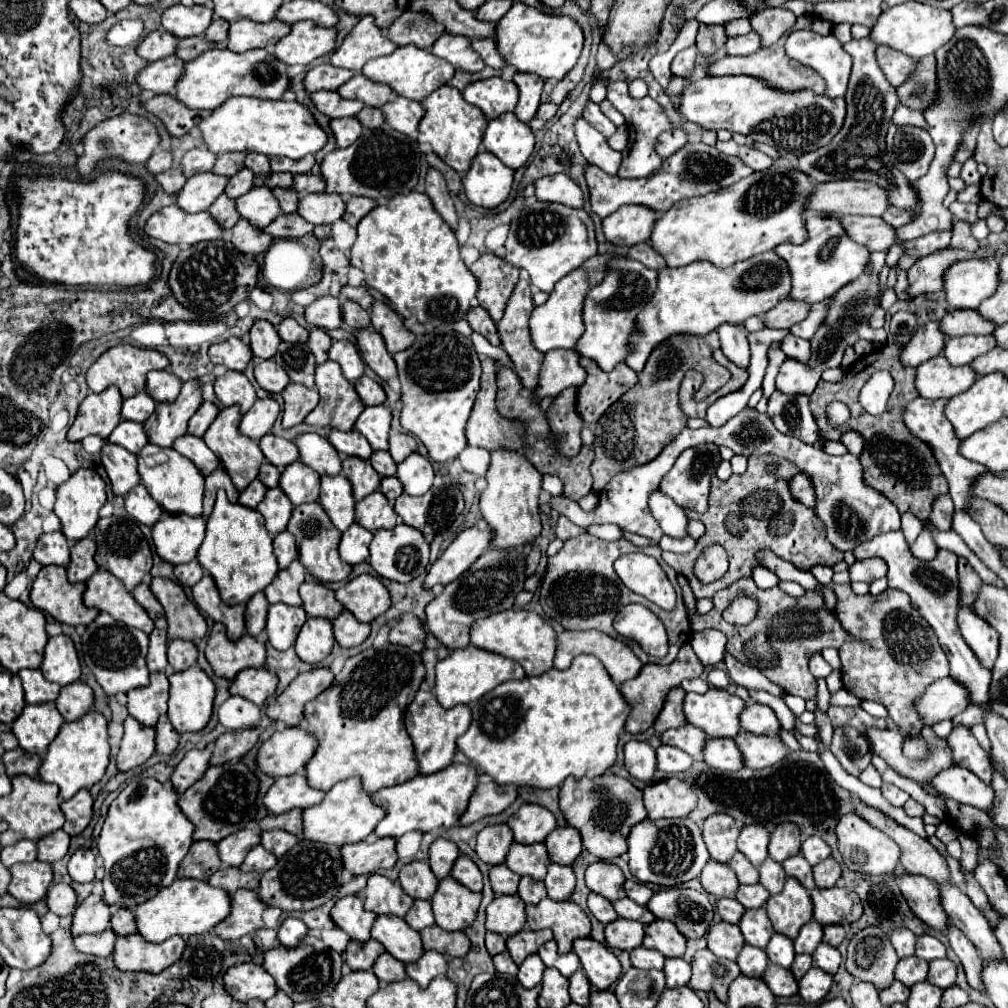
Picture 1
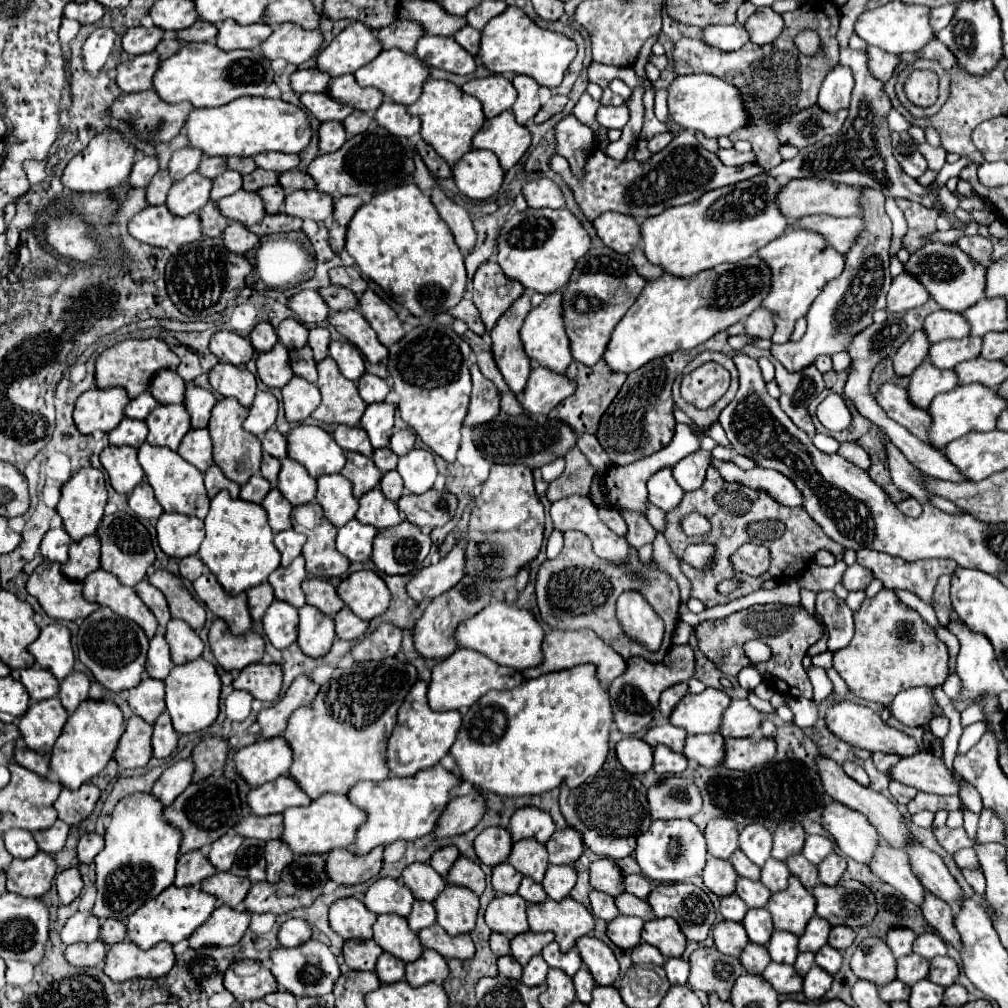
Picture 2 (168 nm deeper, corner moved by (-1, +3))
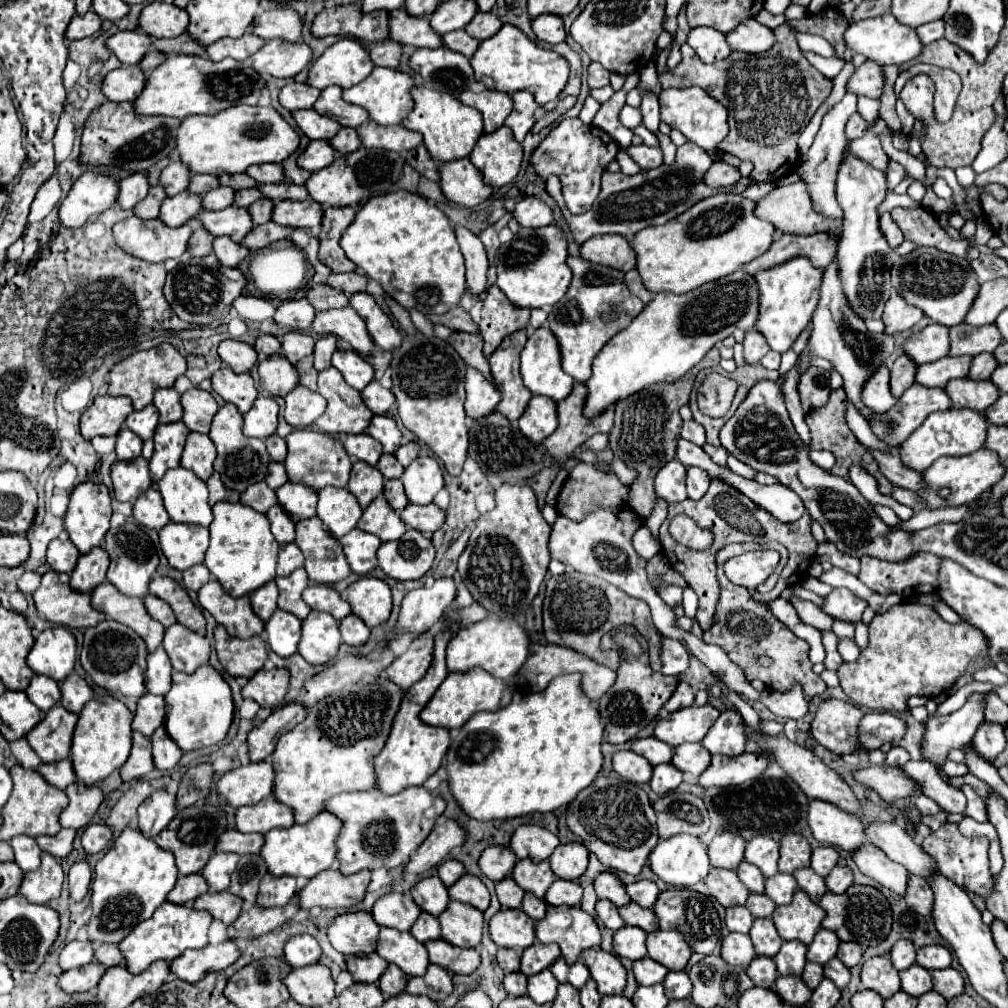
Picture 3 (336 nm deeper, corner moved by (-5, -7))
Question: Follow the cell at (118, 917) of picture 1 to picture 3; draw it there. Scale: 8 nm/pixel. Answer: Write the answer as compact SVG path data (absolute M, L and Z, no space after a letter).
M100 944L96 948L96 960L106 968L124 962L124 954L118 950L118 944Z

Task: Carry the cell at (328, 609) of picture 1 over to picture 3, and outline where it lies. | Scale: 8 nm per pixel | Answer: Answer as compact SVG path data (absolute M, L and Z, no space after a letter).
M310 584L304 590L304 600L312 610L318 612L328 612L336 620L342 620L350 614L350 604L340 598L340 594L332 586L322 586L322 584Z

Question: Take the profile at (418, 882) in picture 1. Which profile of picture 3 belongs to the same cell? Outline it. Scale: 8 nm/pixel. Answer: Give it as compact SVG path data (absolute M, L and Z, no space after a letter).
M428 876L428 878L422 878L418 884L414 884L412 898L420 910L424 910L432 916L442 914L442 910L446 910L448 902L450 902L448 890L438 876Z

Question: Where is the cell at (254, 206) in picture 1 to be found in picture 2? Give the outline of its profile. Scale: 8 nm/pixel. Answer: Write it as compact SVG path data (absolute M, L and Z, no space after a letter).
M238 190L232 196L218 200L216 206L222 212L222 216L240 222L246 228L258 224L266 214L260 196L256 192L246 192L246 190Z

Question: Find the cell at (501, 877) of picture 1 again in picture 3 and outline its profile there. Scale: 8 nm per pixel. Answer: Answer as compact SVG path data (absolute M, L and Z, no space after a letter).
M508 876L500 882L496 882L496 896L498 896L502 908L520 908L524 890Z

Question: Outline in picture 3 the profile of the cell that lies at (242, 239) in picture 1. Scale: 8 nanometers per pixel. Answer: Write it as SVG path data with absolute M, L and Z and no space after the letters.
M220 236L214 240L214 254L222 262L222 266L238 266L250 254L250 250L234 242L230 236Z

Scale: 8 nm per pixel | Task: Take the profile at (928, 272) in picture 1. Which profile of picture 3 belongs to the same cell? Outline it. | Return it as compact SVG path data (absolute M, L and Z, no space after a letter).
M894 292L890 296L890 300L886 302L886 308L884 308L884 316L882 316L888 334L904 332L904 330L912 328L916 322L920 322L922 318L924 318L922 310L908 304L904 298L900 298L898 292Z

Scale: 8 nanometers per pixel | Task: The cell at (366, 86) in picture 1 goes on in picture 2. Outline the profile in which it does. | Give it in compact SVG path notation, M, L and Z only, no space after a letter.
M352 74L332 78L330 86L326 88L326 92L334 100L338 100L340 104L348 104L348 106L352 106L356 110L362 110L366 114L372 114L382 104L382 100L384 100L378 90L358 86Z

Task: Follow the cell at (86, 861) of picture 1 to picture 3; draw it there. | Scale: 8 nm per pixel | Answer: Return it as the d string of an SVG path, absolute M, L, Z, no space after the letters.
M92 824L82 834L82 846L86 854L100 854L108 848L108 842L112 840L112 830L104 824Z

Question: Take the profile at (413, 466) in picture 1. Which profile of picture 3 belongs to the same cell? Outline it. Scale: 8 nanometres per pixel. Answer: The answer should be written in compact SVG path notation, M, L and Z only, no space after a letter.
M418 456L402 474L406 496L412 504L430 504L444 488L444 478L436 458Z

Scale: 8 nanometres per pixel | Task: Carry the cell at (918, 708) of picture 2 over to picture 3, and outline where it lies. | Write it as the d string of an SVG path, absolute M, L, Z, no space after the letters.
M866 712L860 726L860 742L866 750L874 750L884 742L898 742L906 728L906 720L892 712Z

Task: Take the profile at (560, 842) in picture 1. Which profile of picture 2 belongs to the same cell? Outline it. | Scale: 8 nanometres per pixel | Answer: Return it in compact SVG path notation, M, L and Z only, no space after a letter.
M574 828L556 830L552 838L546 842L550 864L574 864L584 850L582 836Z

